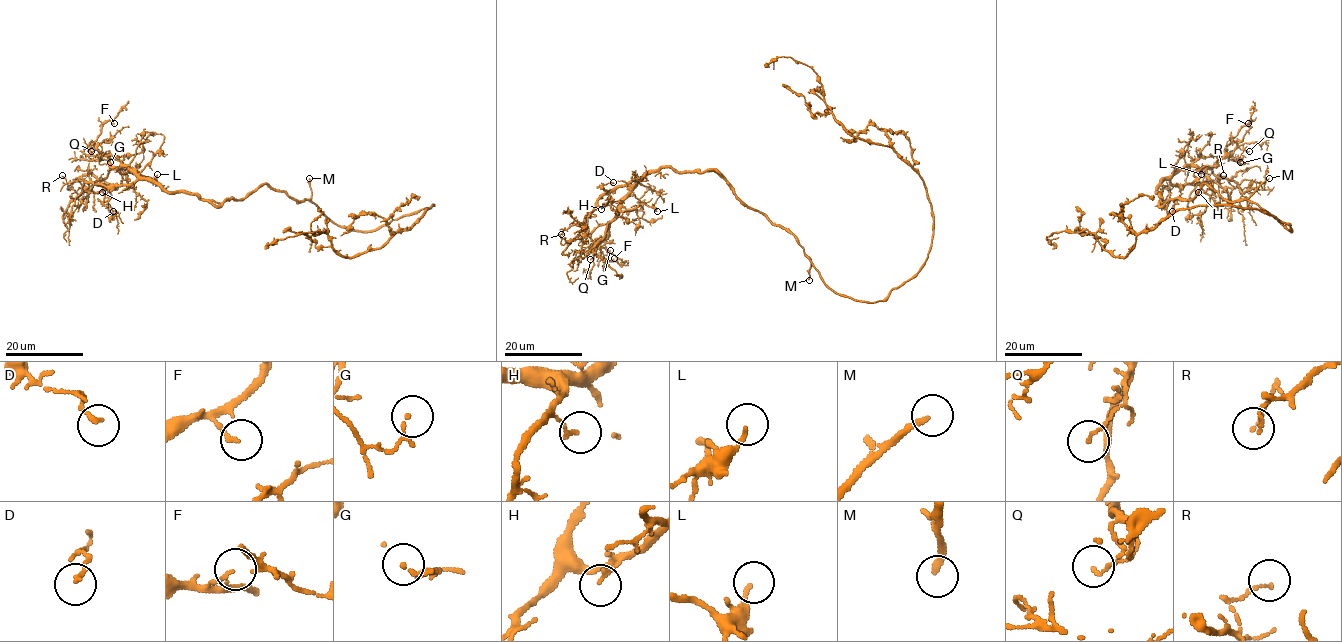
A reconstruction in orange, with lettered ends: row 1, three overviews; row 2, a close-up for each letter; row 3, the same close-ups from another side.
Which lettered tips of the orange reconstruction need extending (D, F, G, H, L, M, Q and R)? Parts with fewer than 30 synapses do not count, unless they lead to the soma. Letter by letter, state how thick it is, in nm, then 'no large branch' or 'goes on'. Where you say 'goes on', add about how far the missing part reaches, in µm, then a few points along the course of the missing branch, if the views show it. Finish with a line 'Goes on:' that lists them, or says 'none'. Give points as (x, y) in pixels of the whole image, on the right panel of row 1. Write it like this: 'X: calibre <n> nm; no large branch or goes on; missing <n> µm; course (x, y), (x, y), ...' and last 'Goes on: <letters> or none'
D: calibre 160 nm; no large branch
F: calibre 110 nm; no large branch
G: calibre 90 nm; no large branch
H: calibre 120 nm; no large branch
L: calibre 140 nm; no large branch
M: calibre 200 nm; goes on; missing 60 µm; course (1269, 178), (1297, 137), (1308, 87), (1308, 75), (1299, 54), (1301, 44)
Q: calibre 100 nm; no large branch
R: calibre 100 nm; no large branch
Goes on: M

